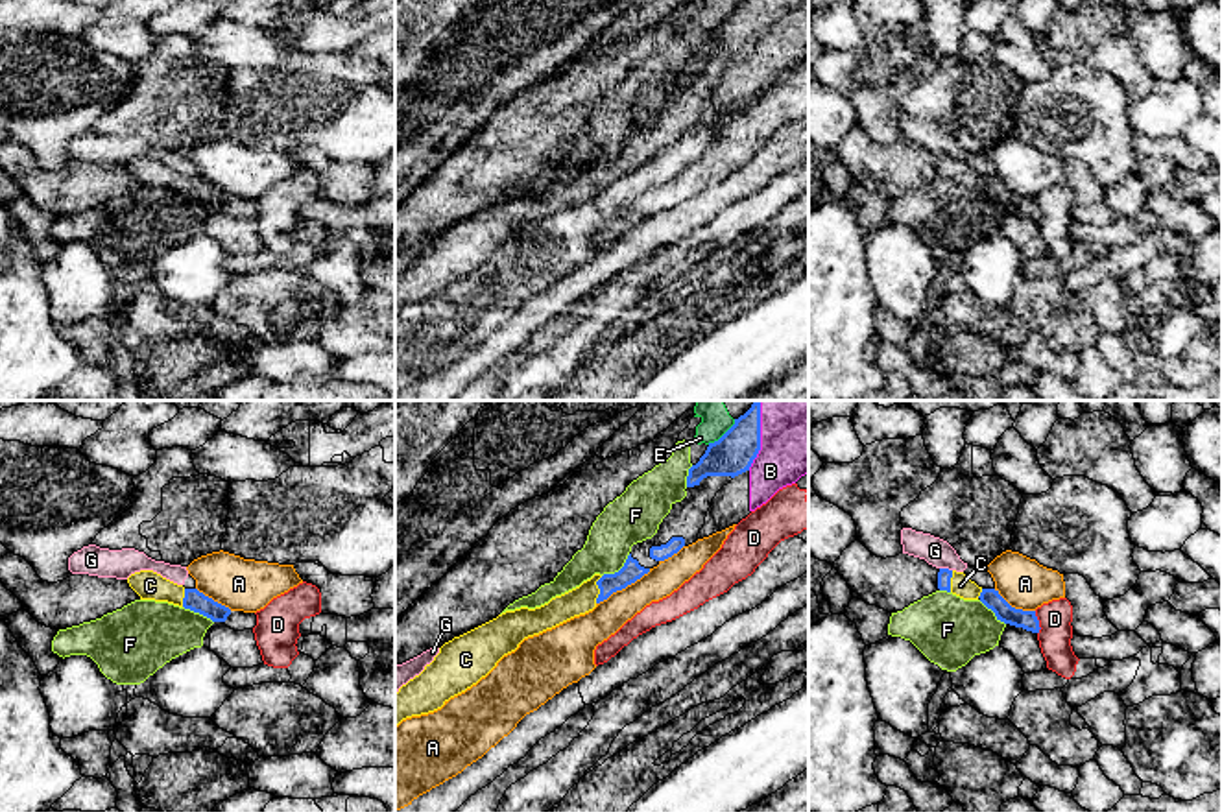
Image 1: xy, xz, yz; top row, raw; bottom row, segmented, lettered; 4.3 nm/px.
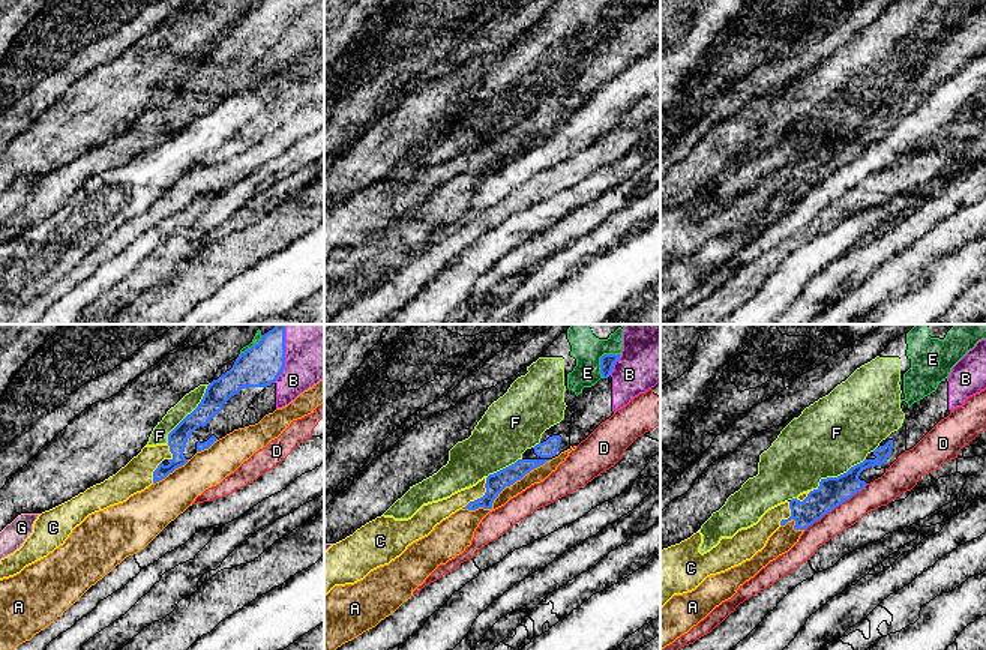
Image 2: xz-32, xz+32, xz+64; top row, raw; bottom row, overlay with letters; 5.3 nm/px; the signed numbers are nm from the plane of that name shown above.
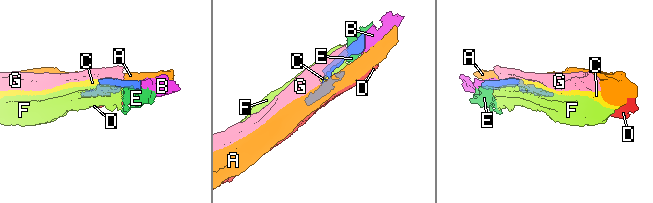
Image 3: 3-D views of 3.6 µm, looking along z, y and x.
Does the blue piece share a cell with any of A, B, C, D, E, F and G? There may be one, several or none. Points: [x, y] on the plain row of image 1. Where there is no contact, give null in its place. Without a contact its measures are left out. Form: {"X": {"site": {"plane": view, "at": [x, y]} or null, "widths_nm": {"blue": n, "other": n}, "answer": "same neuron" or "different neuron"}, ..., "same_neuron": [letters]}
{"A": {"site": {"plane": "xz", "at": [622, 174]}, "widths_nm": {"blue": 90, "other": 160}, "answer": "different neuron"}, "B": {"site": {"plane": "xz", "at": [759, 28]}, "widths_nm": {"blue": 180, "other": 280}, "answer": "same neuron"}, "C": {"site": {"plane": "xz", "at": [599, 174]}, "widths_nm": {"blue": 90, "other": 120}, "answer": "same neuron"}, "D": {"site": {"plane": "yz", "at": [1038, 209]}, "widths_nm": {"blue": 80, "other": 140}, "answer": "different neuron"}, "E": {"site": {"plane": "xz", "at": [724, 21]}, "widths_nm": {"blue": 180, "other": 110}, "answer": "different neuron"}, "F": {"site": {"plane": "xz", "at": [619, 157]}, "widths_nm": {"blue": 90, "other": 220}, "answer": "different neuron"}, "G": {"site": {"plane": "yz", "at": [946, 155]}, "widths_nm": {"blue": 60, "other": 120}, "answer": "different neuron"}, "same_neuron": ["B", "C"]}

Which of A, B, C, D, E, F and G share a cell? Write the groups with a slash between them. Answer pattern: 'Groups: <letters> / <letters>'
Groups: A / B C / D / E F / G

